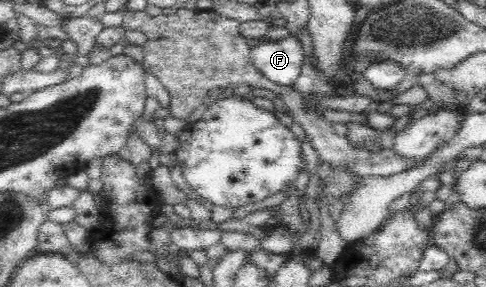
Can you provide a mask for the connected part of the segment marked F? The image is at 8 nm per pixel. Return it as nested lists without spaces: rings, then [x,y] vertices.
[[[295,37],[269,40],[254,46],[250,51],[250,62],[269,81],[278,86],[291,86],[299,77],[304,51]]]

